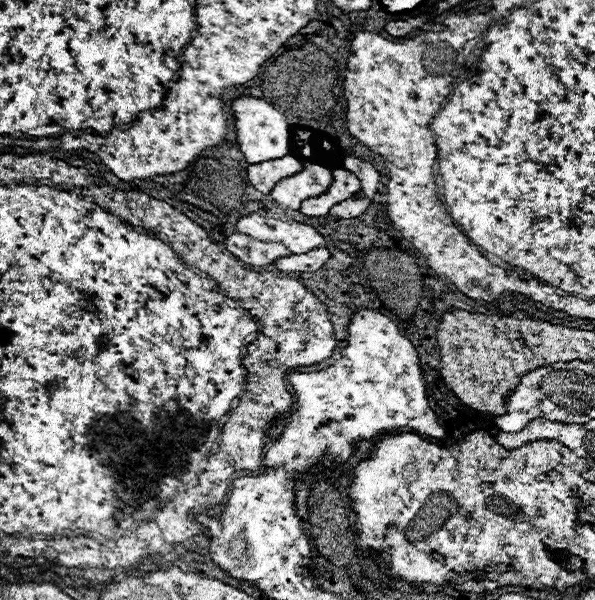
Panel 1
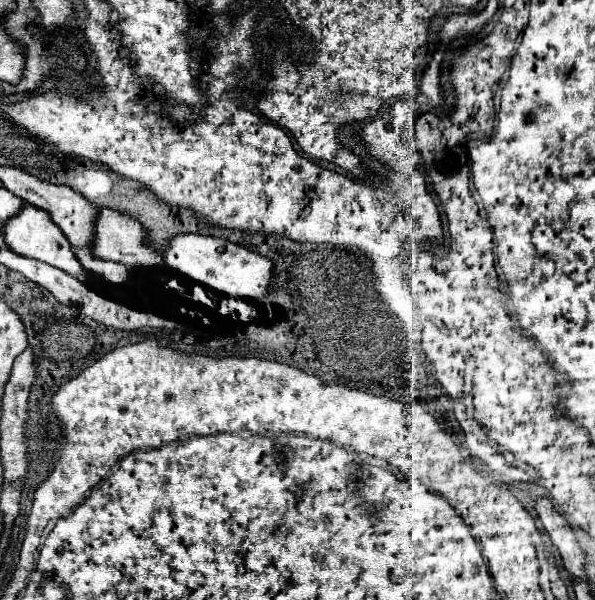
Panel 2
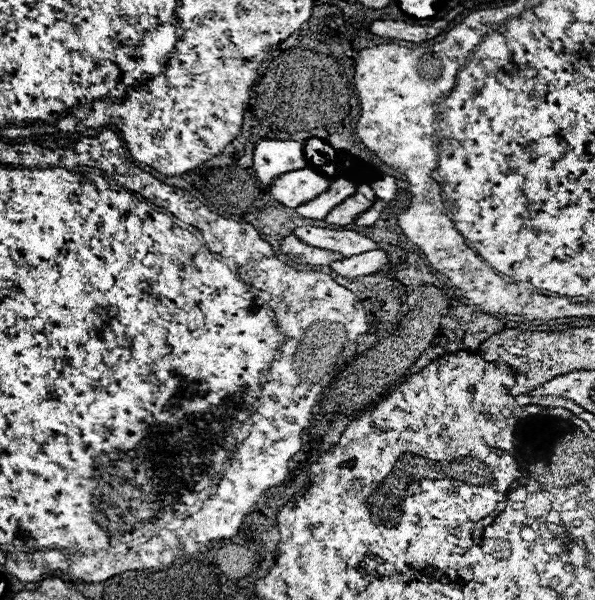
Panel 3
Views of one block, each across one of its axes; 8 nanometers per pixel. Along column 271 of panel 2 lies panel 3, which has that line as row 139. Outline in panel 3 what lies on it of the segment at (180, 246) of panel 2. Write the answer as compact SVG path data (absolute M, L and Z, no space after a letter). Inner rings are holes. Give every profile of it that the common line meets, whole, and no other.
M262 138L254 146L252 168L262 184L270 184L274 178L290 172L306 168L308 162L302 152L302 144L296 140L276 140Z

